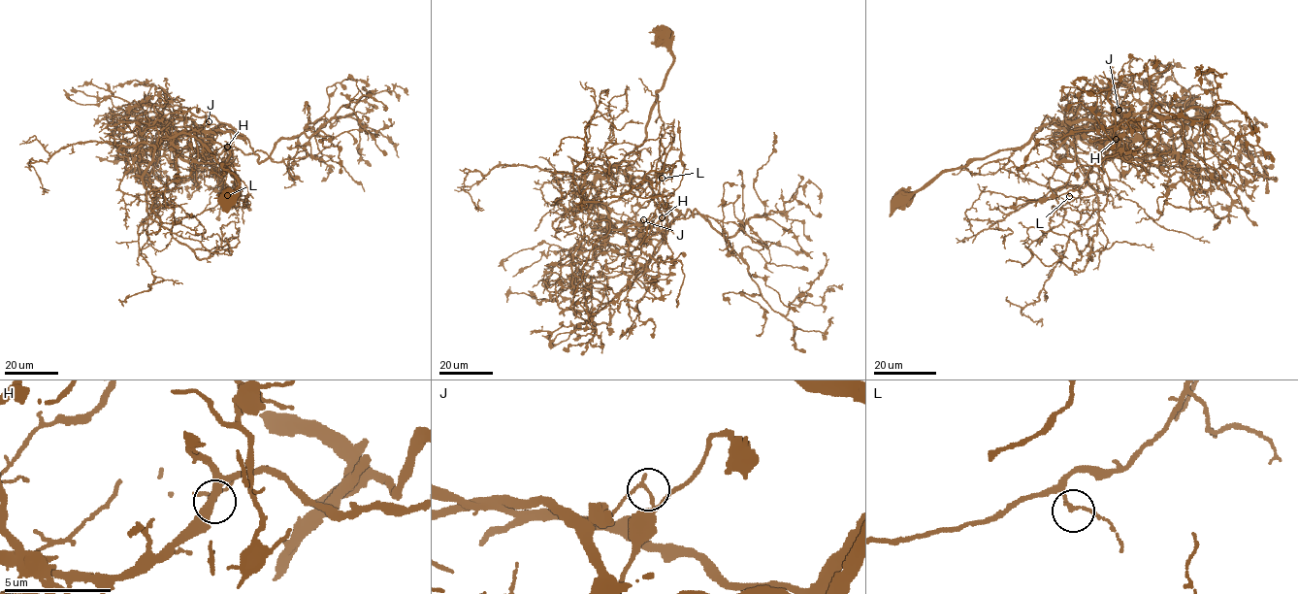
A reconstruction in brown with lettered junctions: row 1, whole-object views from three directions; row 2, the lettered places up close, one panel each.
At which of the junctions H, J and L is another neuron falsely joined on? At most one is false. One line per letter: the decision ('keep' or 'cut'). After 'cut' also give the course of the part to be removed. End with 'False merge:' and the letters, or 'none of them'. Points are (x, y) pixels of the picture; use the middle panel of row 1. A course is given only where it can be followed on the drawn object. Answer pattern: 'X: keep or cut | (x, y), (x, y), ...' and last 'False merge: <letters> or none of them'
H: keep
J: cut | (643, 220), (635, 228), (664, 241), (607, 303), (551, 272), (577, 243), (579, 257)
L: keep
False merge: J

